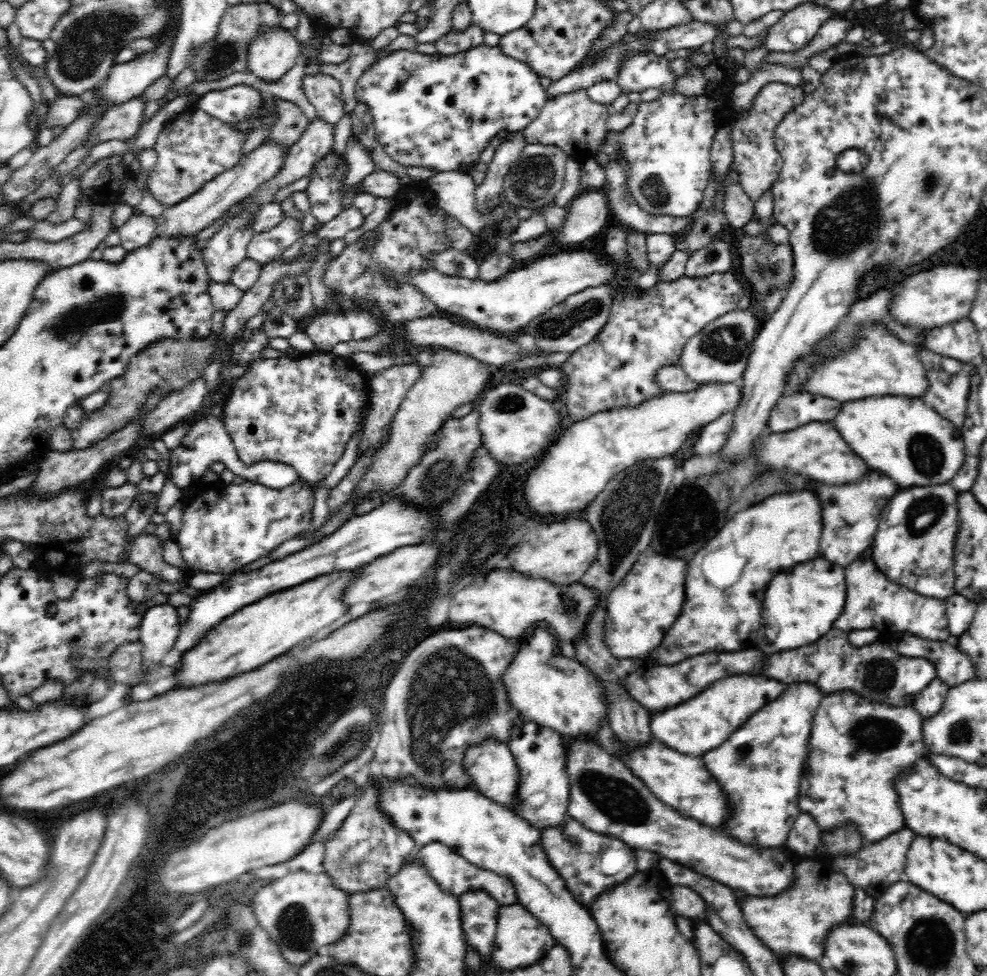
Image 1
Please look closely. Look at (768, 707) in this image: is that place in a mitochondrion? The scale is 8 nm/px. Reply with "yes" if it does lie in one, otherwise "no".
no

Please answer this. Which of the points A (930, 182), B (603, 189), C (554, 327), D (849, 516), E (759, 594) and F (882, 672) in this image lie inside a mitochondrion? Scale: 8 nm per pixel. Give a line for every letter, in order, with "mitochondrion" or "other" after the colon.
A: mitochondrion
B: other
C: mitochondrion
D: mitochondrion
E: other
F: mitochondrion

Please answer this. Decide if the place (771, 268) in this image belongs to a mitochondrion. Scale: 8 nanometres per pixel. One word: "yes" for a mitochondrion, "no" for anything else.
yes

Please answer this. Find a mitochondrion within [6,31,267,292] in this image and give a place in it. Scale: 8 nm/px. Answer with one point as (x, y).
(226, 54)

